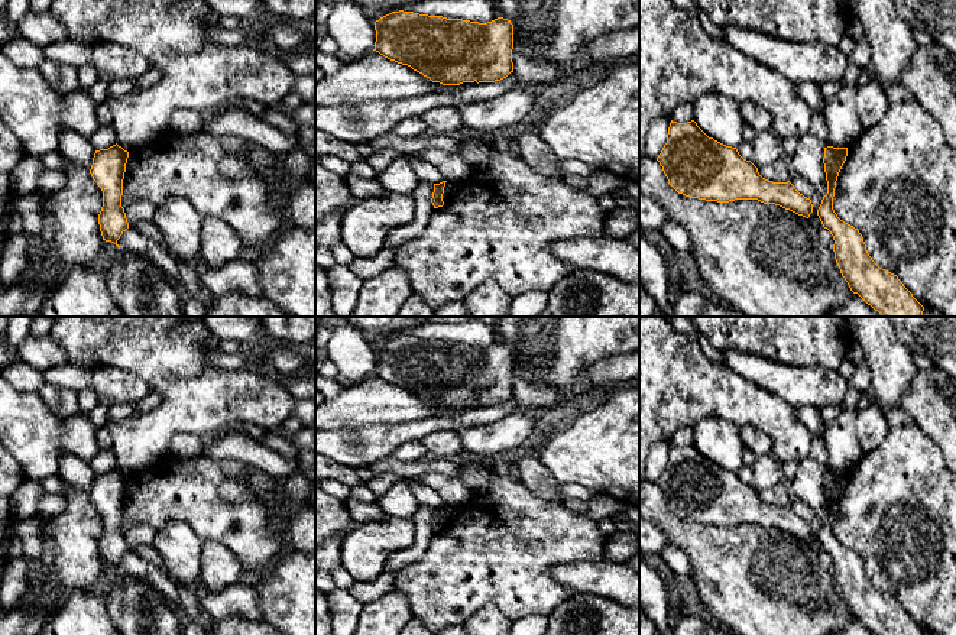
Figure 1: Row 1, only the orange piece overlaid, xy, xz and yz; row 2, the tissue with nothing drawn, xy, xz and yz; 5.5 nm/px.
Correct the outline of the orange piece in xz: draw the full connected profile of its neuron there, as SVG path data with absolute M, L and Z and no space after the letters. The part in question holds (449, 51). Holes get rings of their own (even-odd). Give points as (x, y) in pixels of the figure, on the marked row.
M392 12L375 22L375 49L385 58L430 78L443 85L463 82L495 82L513 72L513 25L498 17L487 23L463 19L447 19L414 12Z

